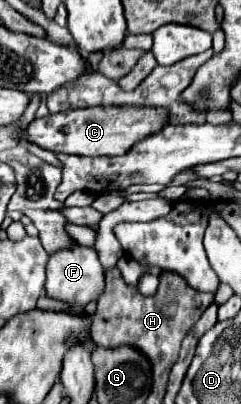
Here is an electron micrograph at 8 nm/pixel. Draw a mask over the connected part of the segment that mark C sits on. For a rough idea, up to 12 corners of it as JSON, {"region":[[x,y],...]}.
{"region":[[96,105],[34,119],[52,153],[114,157],[166,125],[166,109]]}

